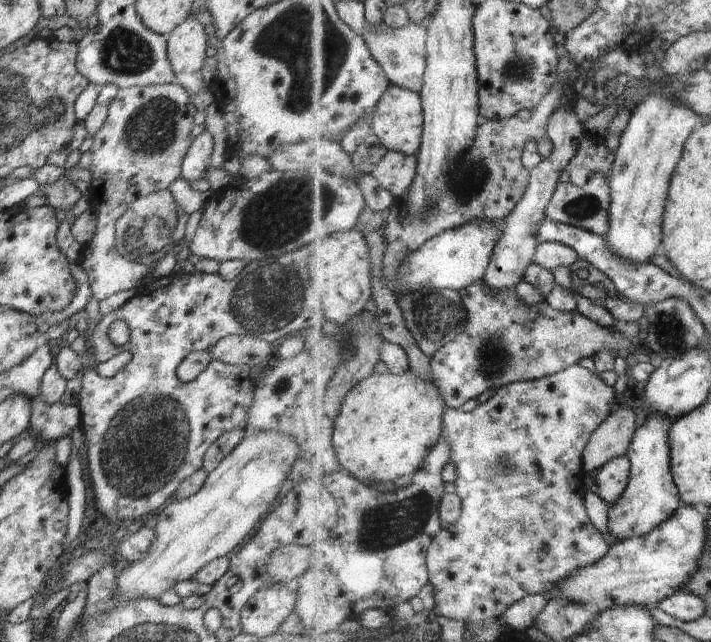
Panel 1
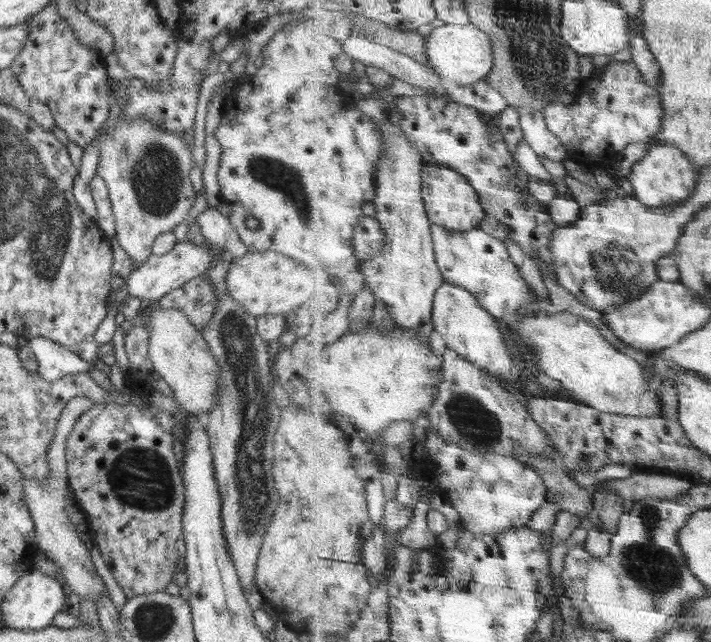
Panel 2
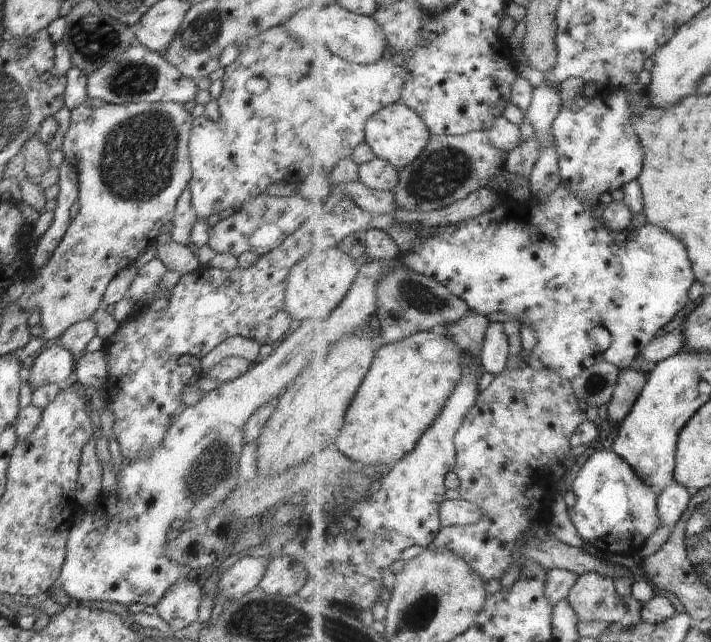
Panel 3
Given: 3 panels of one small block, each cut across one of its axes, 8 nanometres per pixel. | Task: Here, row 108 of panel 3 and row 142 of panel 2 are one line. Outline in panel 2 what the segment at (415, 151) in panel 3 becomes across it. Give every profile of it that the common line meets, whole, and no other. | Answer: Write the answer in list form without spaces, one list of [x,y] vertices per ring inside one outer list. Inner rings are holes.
[[[369,66],[367,76],[376,90],[365,96],[359,96],[359,109],[378,123],[386,134],[386,156],[382,158],[378,174],[378,196],[376,218],[381,219],[389,241],[386,250],[378,258],[366,261],[364,270],[368,285],[373,288],[378,299],[388,303],[398,326],[414,331],[425,343],[430,343],[432,332],[436,330],[433,319],[435,298],[438,289],[446,284],[445,274],[438,265],[433,222],[423,195],[422,178],[427,162],[410,142],[408,133],[402,132],[402,114],[398,110],[400,98],[392,96],[388,89],[394,86],[396,76],[382,68]]]

